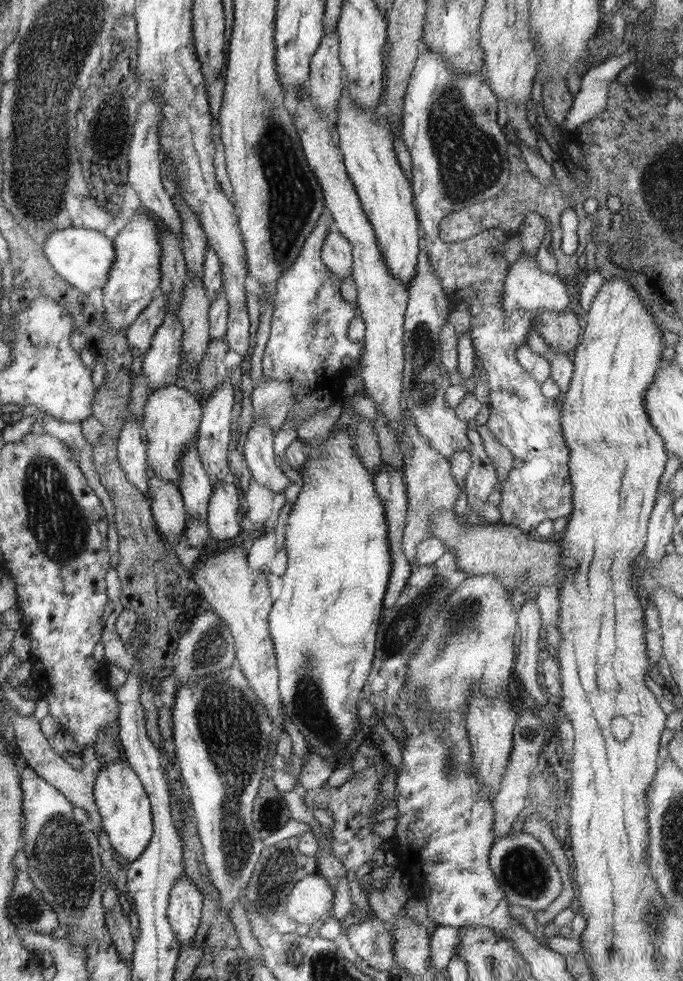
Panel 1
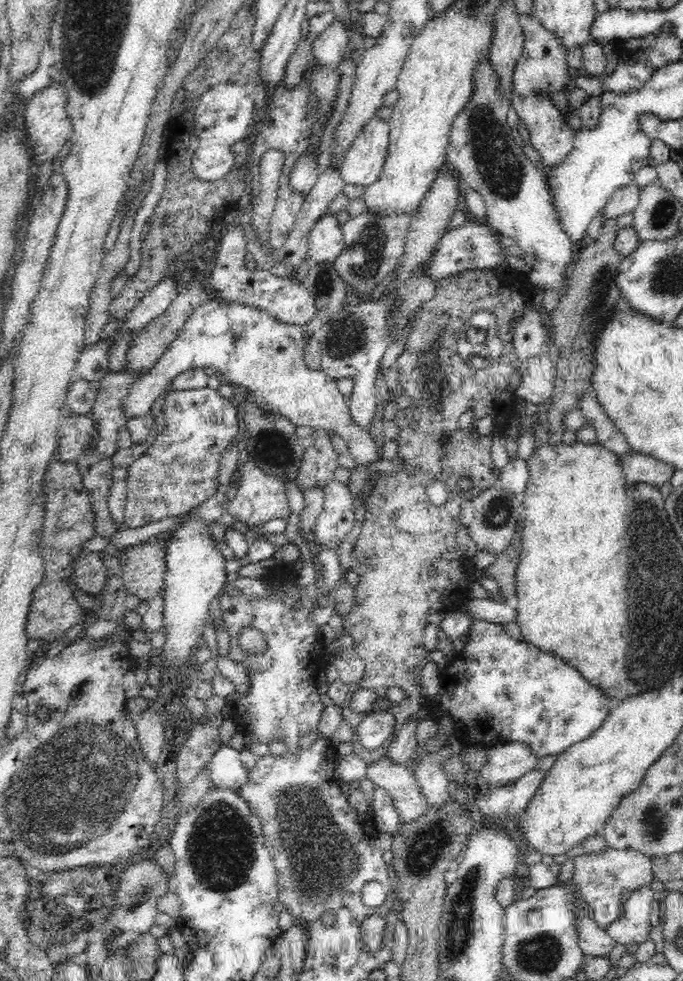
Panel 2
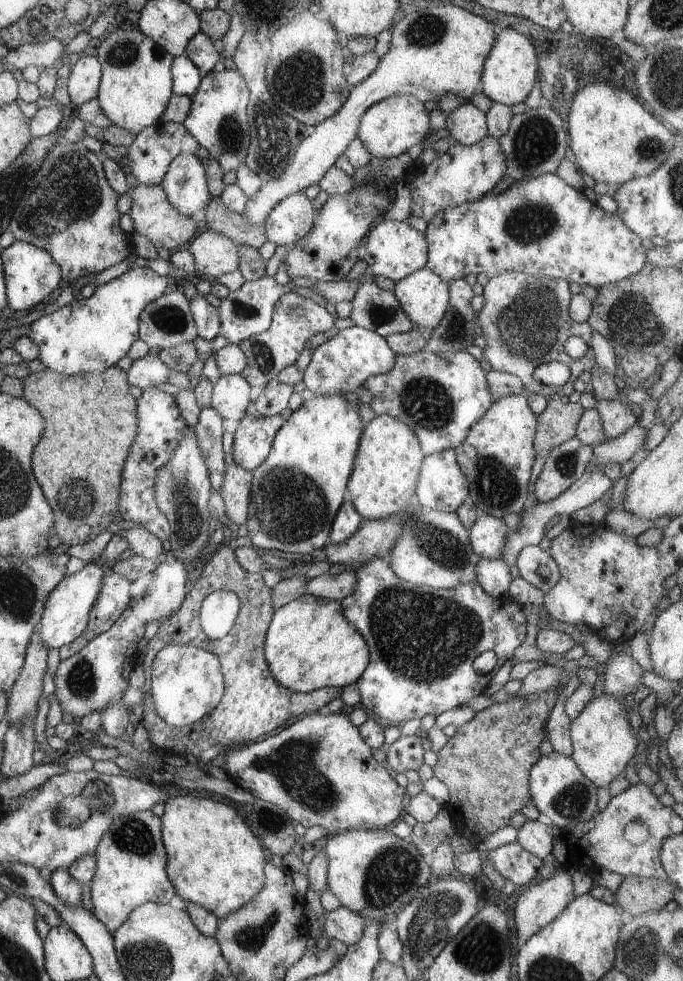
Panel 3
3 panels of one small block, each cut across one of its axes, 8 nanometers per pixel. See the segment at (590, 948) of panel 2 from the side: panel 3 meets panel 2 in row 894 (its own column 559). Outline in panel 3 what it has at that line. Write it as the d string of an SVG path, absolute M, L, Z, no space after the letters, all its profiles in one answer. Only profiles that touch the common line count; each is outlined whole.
M538 545L525 546L518 555L519 576L544 594L550 592L561 579L558 565L548 551Z

